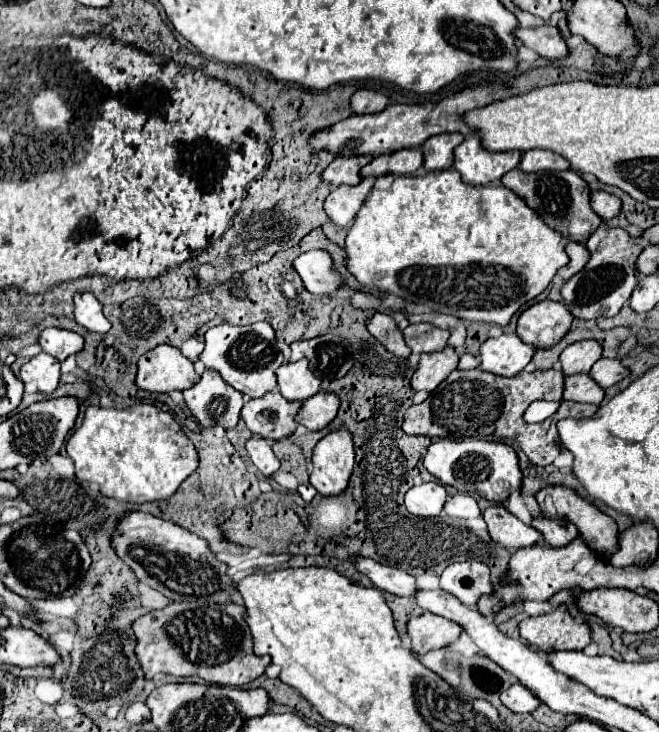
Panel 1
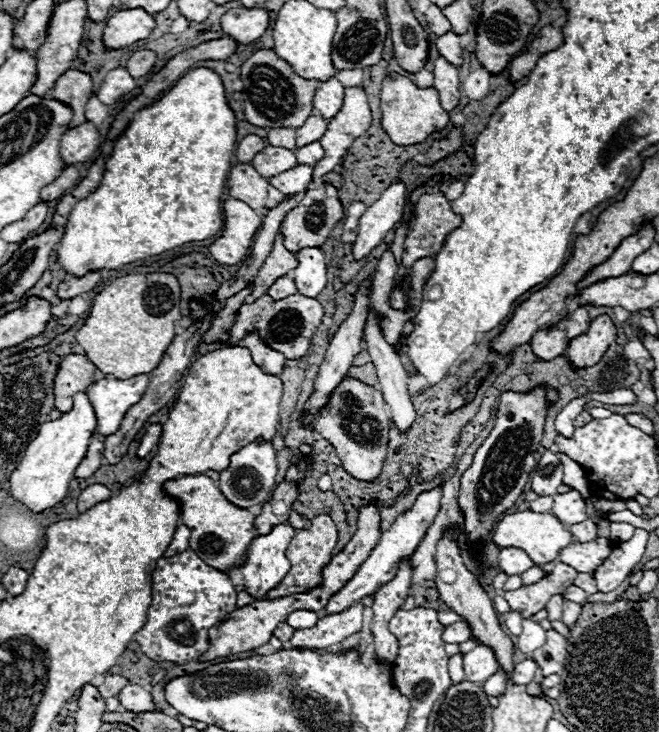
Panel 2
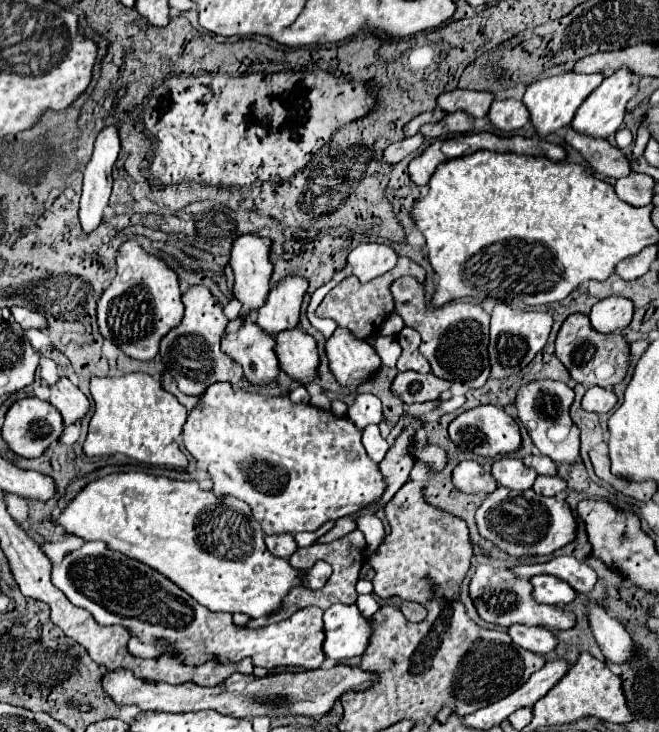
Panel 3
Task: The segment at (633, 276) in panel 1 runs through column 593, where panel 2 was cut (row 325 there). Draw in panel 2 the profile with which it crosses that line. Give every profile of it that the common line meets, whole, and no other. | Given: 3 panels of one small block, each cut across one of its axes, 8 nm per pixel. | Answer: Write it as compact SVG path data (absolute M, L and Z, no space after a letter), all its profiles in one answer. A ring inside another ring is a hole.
M268 294L260 296L252 304L244 304L236 316L234 326L230 328L230 346L234 346L248 330L260 330L260 336L286 358L296 360L308 352L312 334L320 326L324 318L324 306L316 298L308 298L302 294L292 294L282 300L272 300Z

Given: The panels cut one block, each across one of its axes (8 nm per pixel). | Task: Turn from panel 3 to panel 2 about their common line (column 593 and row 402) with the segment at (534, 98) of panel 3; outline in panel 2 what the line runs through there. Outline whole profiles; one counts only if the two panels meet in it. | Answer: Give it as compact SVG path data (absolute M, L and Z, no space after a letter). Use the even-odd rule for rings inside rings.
M78 392L78 396L74 396L74 408L62 414L58 420L44 422L38 436L28 444L22 462L10 476L12 496L26 504L32 512L42 512L58 504L68 494L68 484L74 478L74 470L86 456L96 424L96 412L88 400L88 394Z

